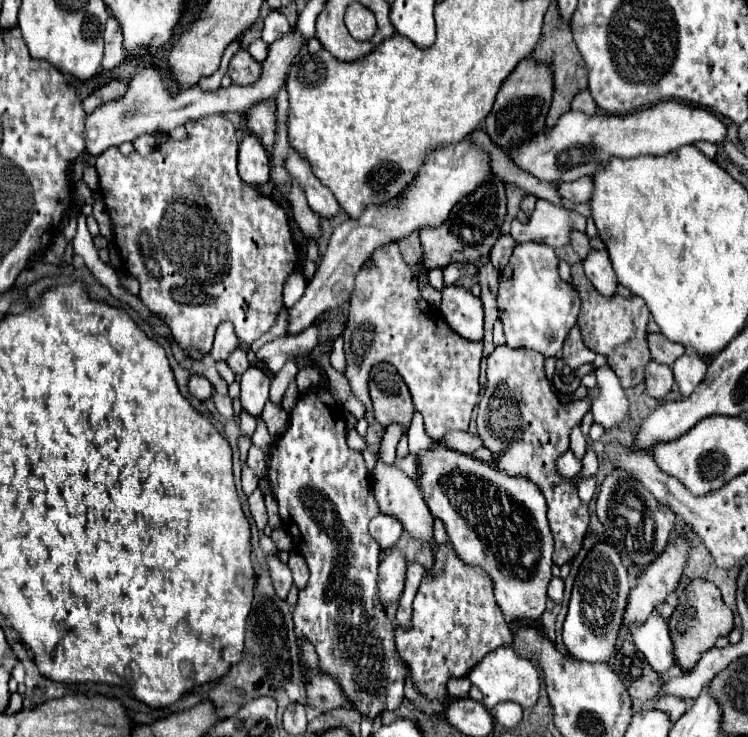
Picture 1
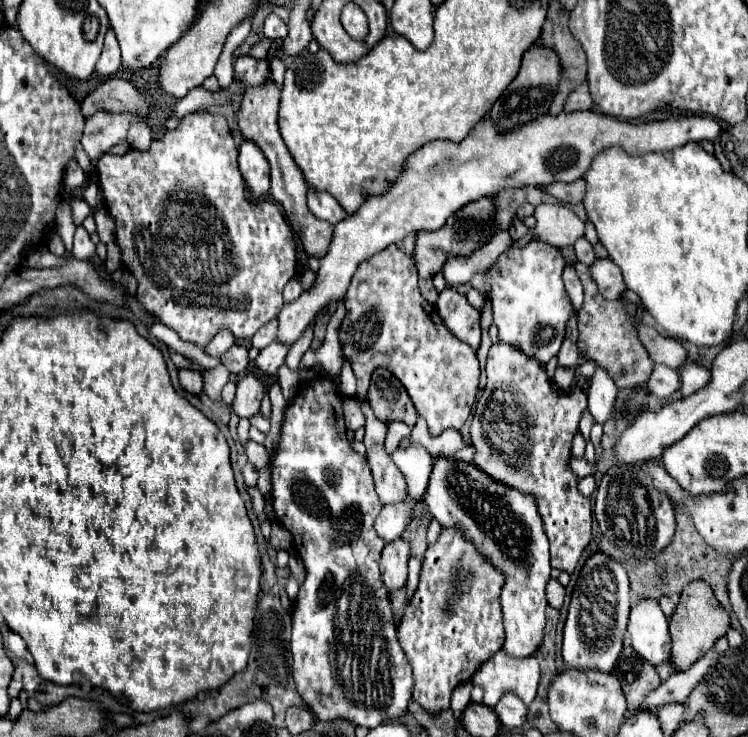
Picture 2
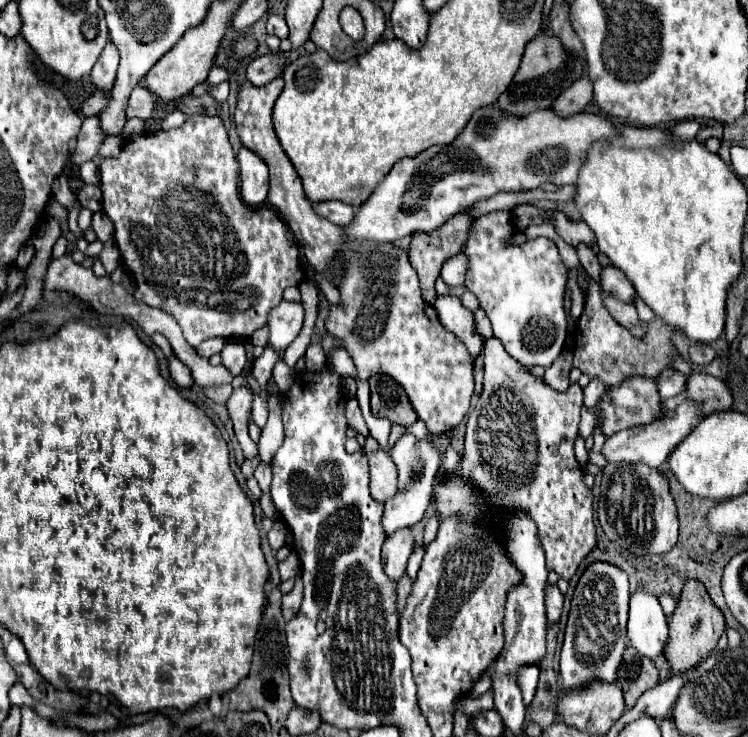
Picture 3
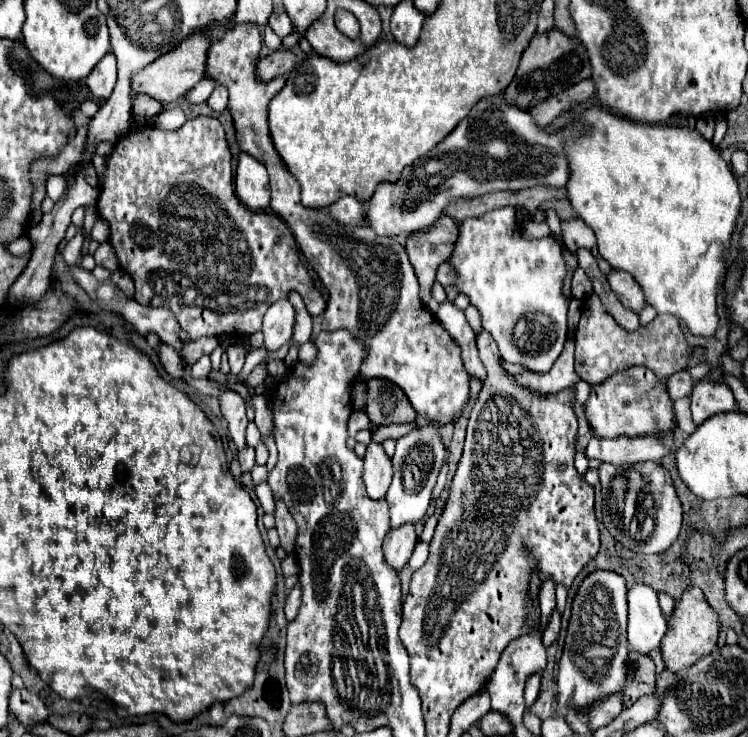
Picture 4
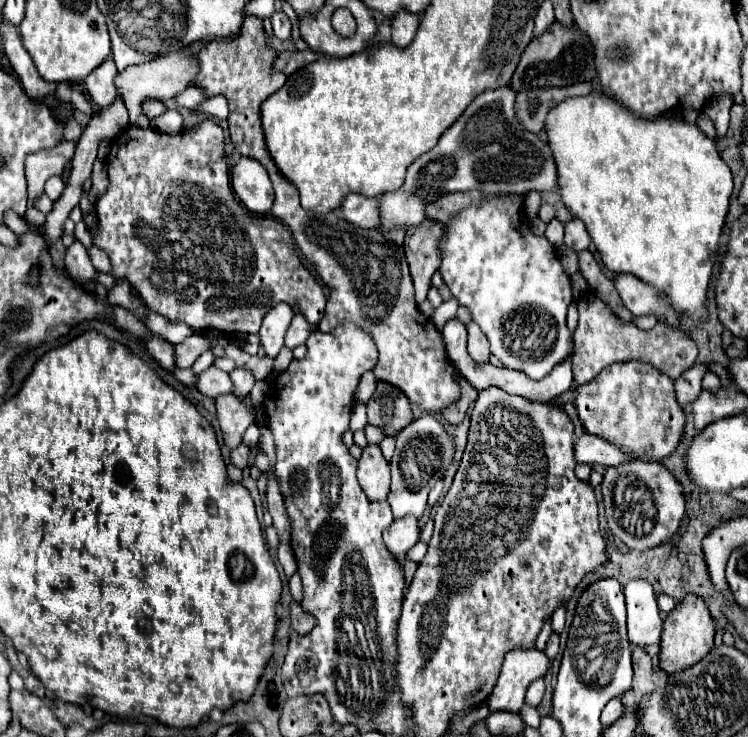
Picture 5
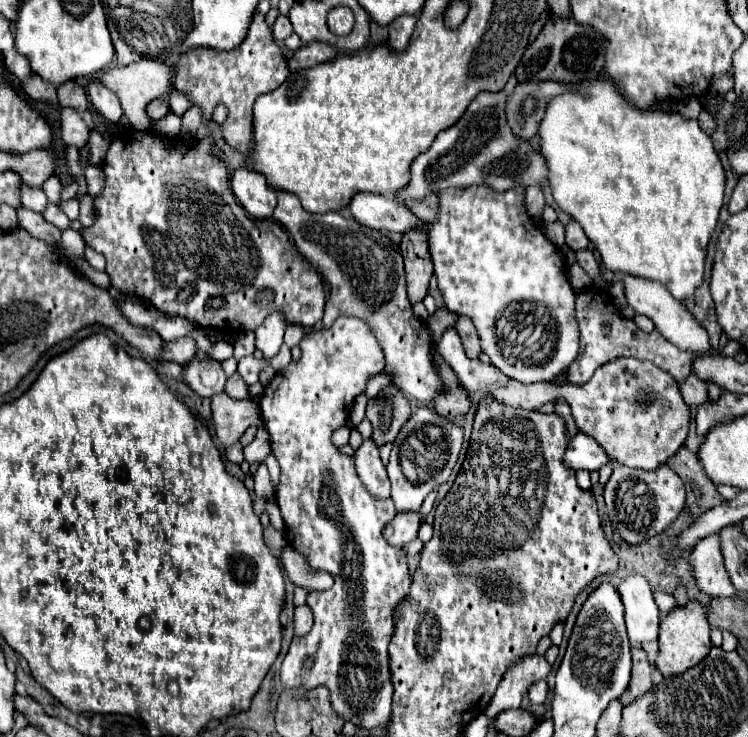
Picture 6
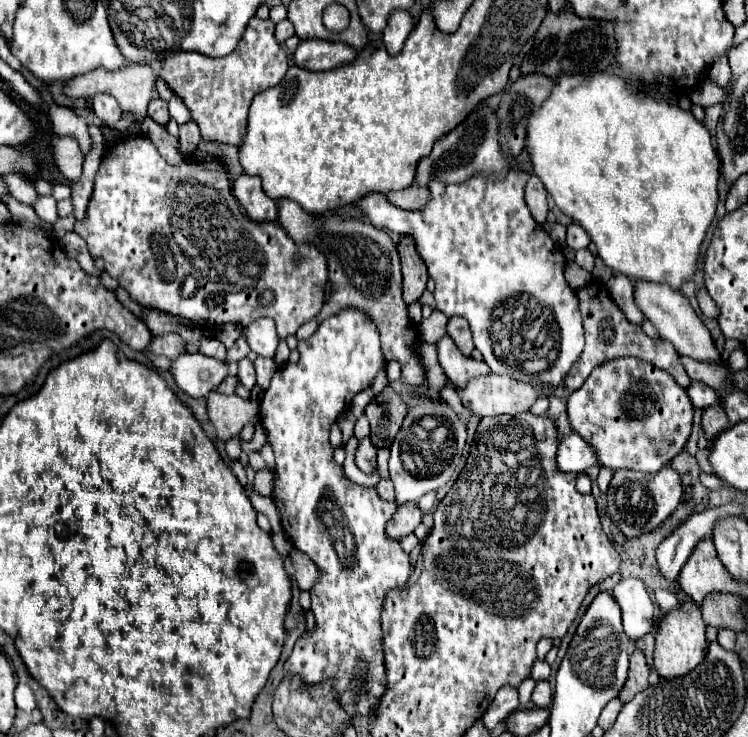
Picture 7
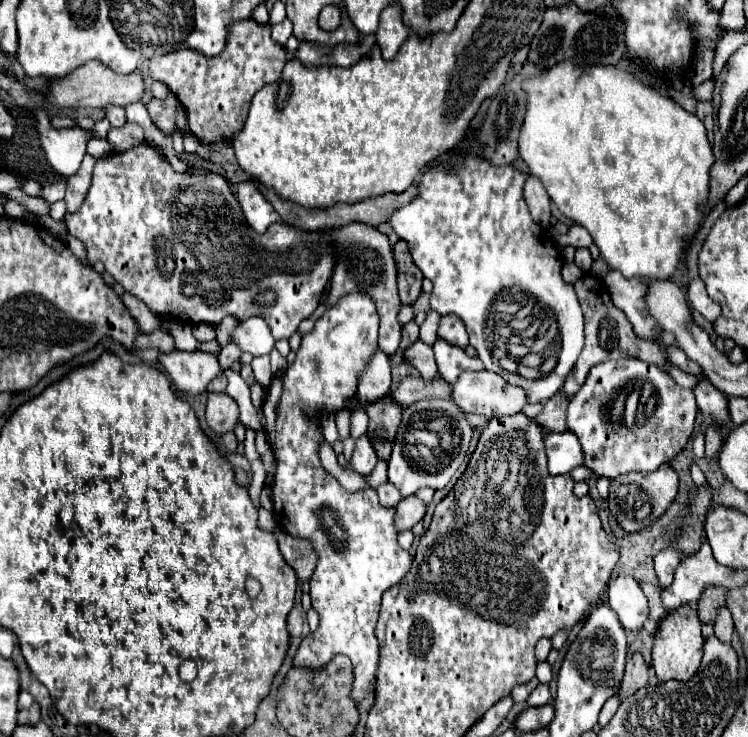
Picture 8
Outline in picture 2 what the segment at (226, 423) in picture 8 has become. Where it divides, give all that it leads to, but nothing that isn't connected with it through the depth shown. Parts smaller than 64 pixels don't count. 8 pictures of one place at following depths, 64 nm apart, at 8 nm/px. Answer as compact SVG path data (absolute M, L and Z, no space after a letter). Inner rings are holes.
M248 372L238 382L232 408L240 418L252 418L254 414L258 414L264 396L266 396L266 384L254 372ZM250 440L248 446L246 446L246 454L248 454L248 462L250 462L252 466L256 466L258 470L262 470L262 468L268 466L270 456L268 456L268 452L266 452L264 446L260 446L260 444L256 444L256 442Z

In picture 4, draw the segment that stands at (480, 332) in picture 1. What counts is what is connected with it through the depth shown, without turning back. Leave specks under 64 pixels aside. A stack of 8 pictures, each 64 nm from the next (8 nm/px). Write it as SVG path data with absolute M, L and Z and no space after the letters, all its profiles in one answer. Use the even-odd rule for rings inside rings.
M446 300L446 302L440 304L436 318L442 322L442 326L448 330L448 334L460 344L464 366L466 366L468 374L484 380L486 378L486 370L484 370L484 366L482 366L480 358L478 358L476 336L474 336L474 330L470 328L470 324L466 320L464 310L456 308L454 302Z

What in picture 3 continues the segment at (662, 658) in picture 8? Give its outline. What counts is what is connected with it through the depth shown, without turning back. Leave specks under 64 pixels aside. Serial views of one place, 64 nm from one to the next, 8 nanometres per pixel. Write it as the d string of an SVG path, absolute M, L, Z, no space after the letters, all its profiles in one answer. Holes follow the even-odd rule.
M688 580L682 588L682 596L678 600L674 614L668 618L668 628L670 640L664 654L674 672L686 672L696 664L700 664L704 658L708 658L708 654L716 648L718 638L726 630L726 620L722 610L716 608L712 598L708 596L704 584L700 584L700 580Z

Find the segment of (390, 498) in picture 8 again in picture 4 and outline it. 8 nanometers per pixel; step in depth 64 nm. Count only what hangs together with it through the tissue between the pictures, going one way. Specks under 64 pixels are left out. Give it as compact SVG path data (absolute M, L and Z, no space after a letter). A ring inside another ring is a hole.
M370 442L364 454L364 484L374 500L386 496L392 482L392 460L382 444Z

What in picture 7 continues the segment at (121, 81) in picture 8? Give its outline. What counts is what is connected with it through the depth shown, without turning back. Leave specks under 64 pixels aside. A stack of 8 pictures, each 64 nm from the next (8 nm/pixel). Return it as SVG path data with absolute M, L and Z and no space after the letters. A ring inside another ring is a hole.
M128 64L128 68L120 68L120 70L106 70L106 68L96 68L88 74L82 74L82 76L76 76L72 80L68 80L66 84L66 96L70 98L92 98L94 94L98 92L106 92L106 94L112 94L120 108L124 112L130 112L134 114L134 124L138 128L142 128L142 122L147 115L148 102L154 98L154 92L156 92L156 82L158 82L158 74L154 72L154 68L146 66L146 64Z

